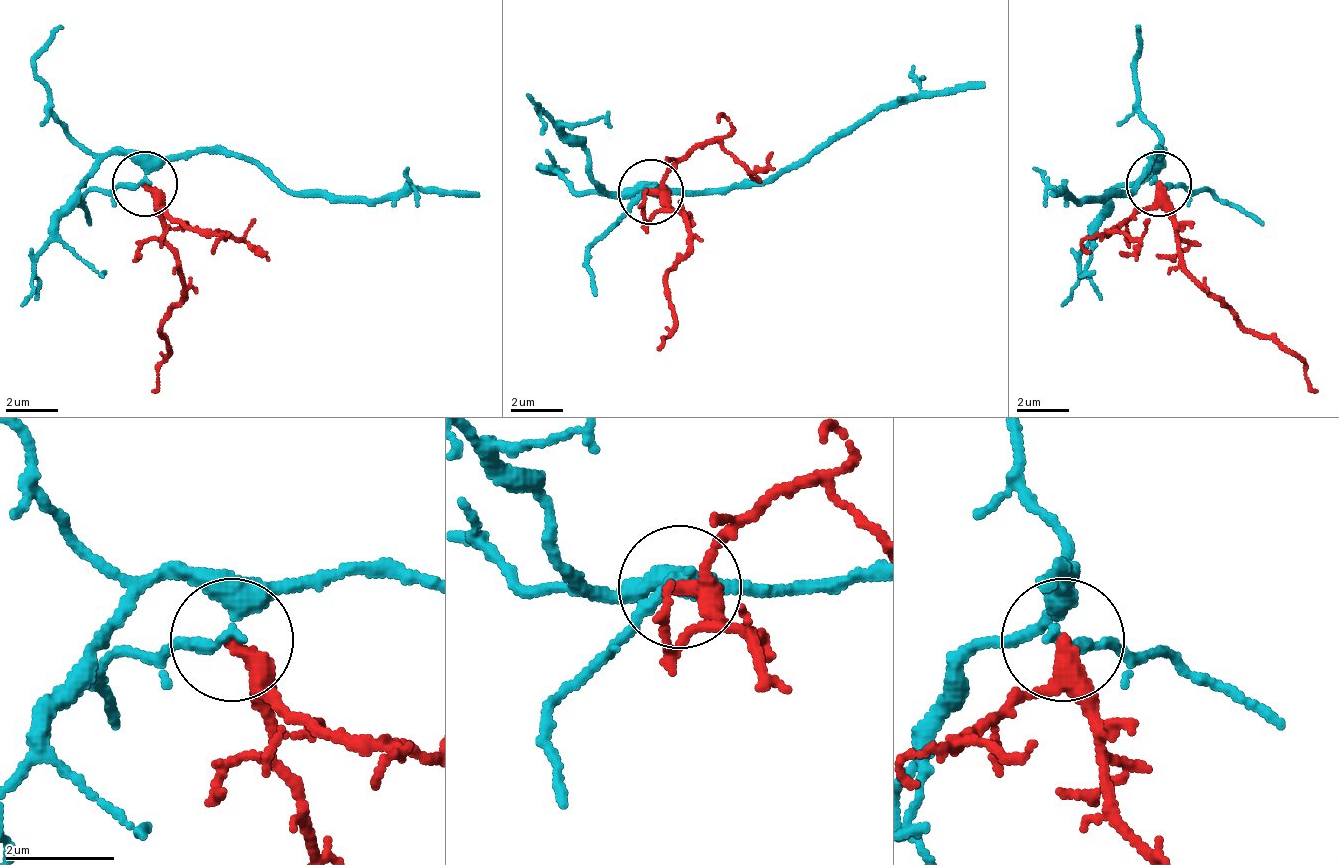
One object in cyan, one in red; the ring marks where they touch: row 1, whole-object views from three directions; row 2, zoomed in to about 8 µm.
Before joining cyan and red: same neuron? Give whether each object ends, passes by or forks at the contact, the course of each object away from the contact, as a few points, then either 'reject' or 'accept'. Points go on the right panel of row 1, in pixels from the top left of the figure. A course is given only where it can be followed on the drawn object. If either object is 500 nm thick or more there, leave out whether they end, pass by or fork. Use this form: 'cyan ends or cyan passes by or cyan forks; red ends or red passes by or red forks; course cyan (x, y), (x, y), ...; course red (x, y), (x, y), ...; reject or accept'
cyan passes by; red passes by; course cyan (1157, 182), (1157, 149), (1151, 169), (1125, 195), (1079, 201), (1066, 188), (1047, 195); course red (1157, 182), (1177, 259), (1241, 324), (1274, 337), (1319, 389); reject

